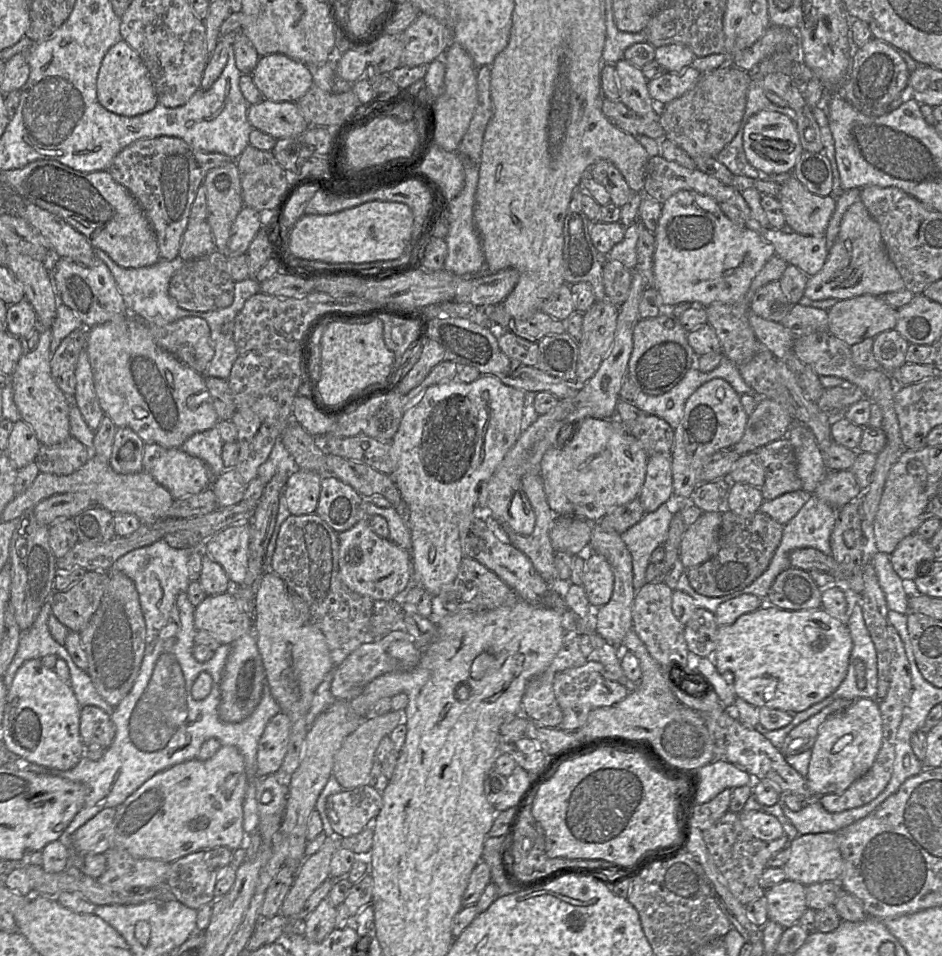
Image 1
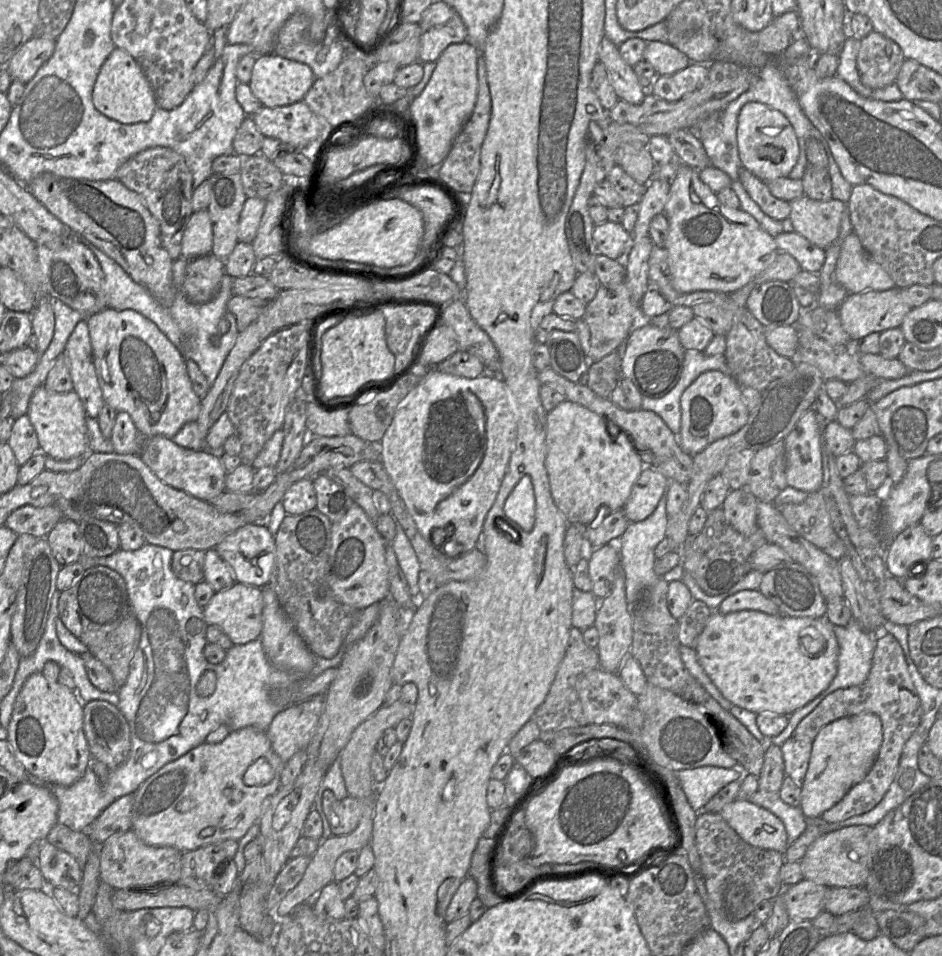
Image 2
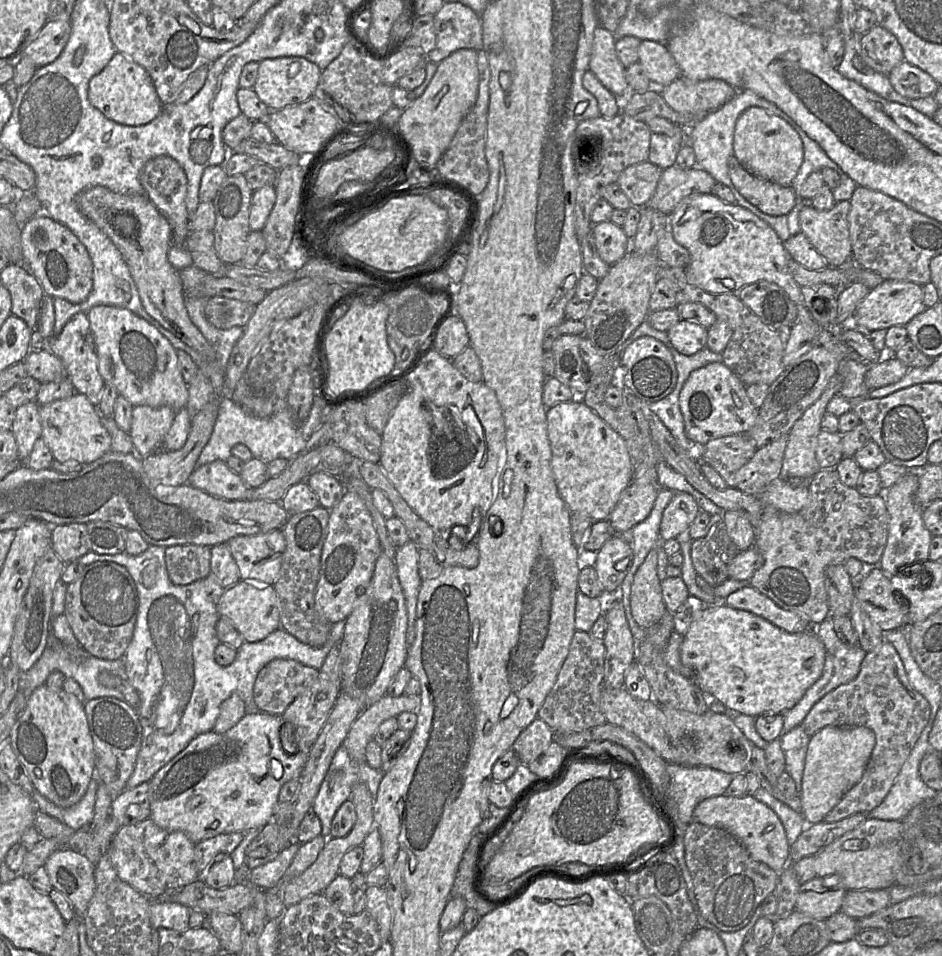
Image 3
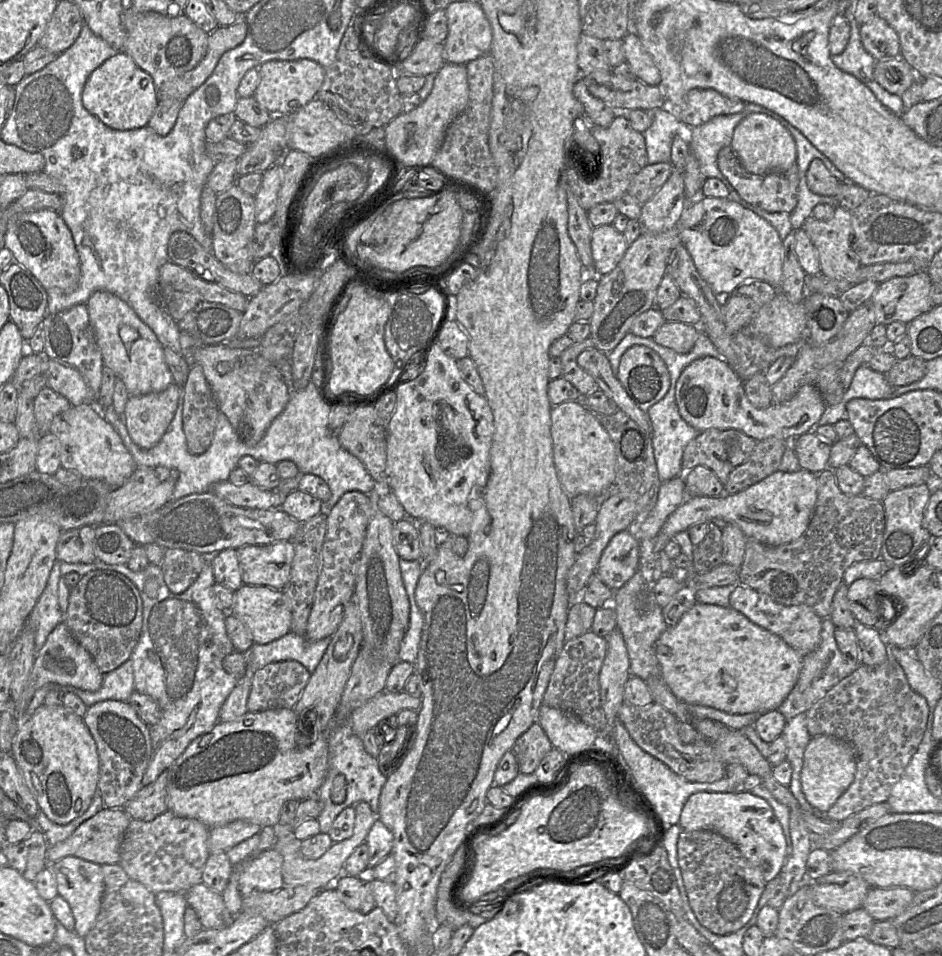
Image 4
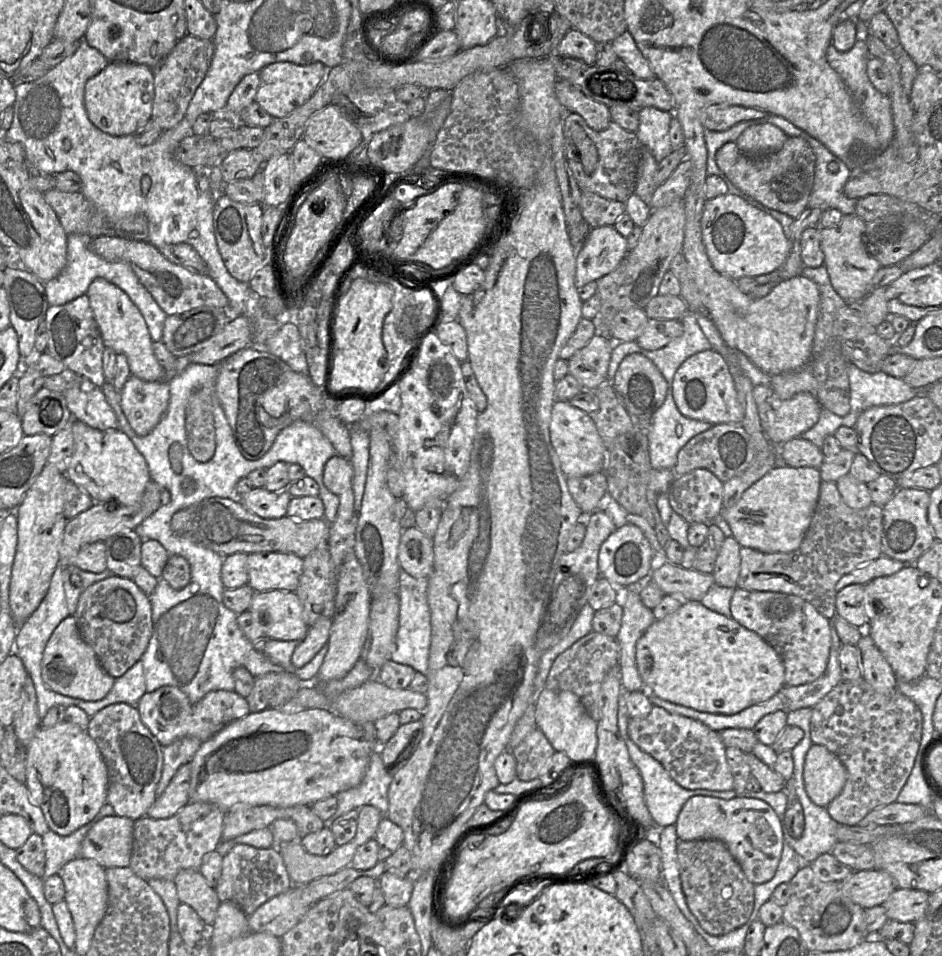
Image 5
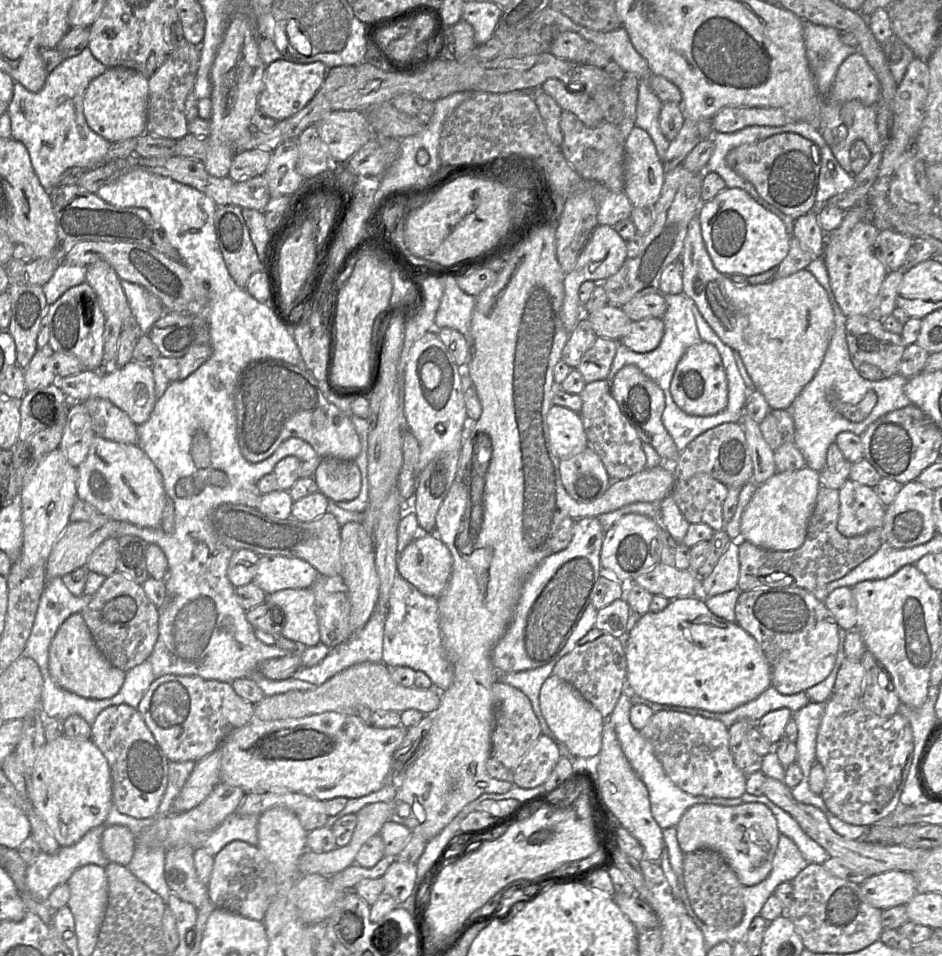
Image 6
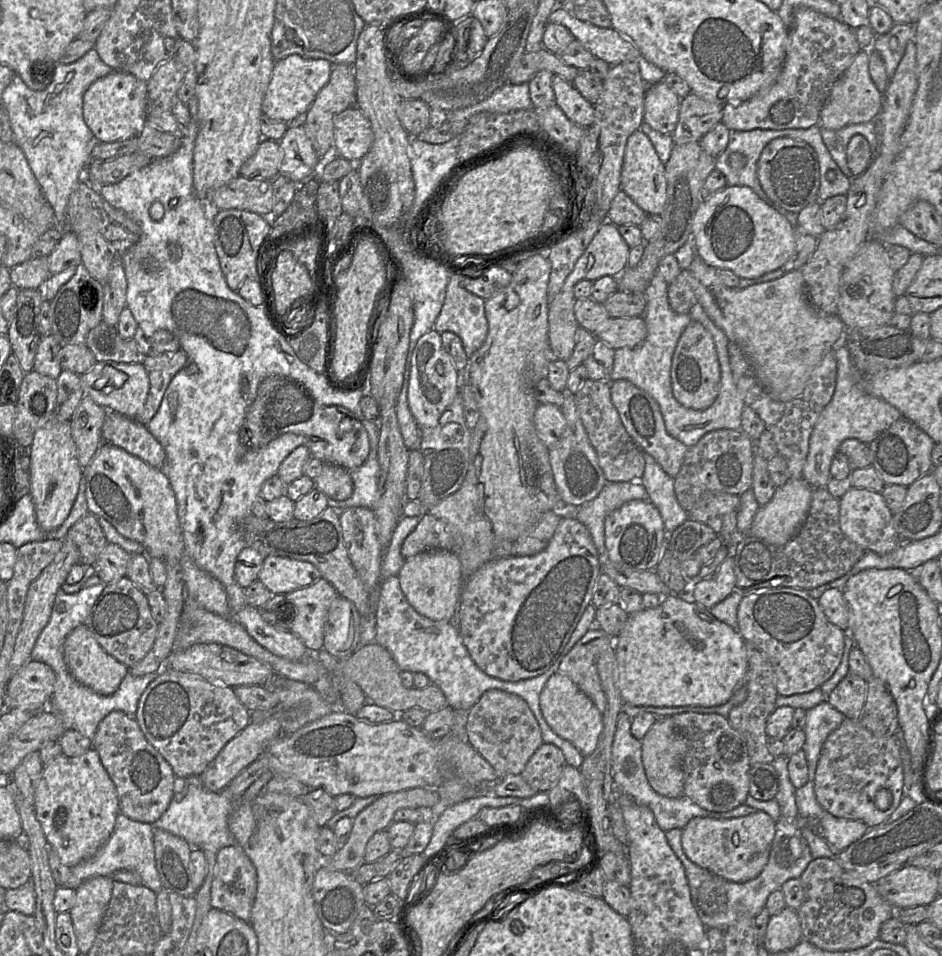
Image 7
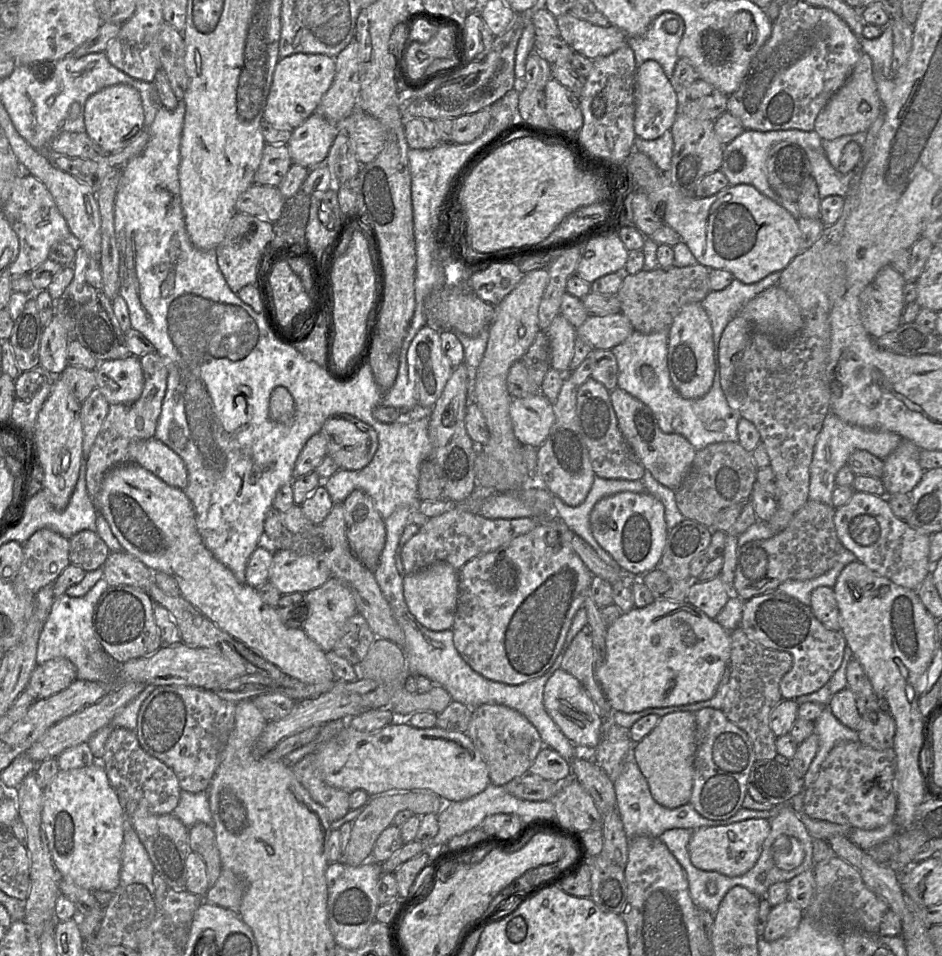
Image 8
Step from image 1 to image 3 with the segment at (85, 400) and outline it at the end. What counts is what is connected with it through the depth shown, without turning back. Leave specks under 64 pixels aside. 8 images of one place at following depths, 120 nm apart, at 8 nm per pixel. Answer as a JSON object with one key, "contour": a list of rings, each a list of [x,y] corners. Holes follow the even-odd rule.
{"contour":[[[87,313],[75,314],[65,324],[60,334],[46,339],[45,349],[49,349],[62,361],[66,376],[71,381],[75,392],[85,395],[93,405],[98,407],[104,379],[98,370],[98,355]]]}

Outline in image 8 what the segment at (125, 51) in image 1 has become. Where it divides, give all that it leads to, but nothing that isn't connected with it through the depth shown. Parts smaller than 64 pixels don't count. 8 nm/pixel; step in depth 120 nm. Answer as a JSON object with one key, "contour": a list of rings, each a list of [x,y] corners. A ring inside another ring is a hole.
{"contour":[[[127,84],[107,86],[85,102],[85,132],[106,153],[122,150],[144,129],[144,111],[138,91]]]}

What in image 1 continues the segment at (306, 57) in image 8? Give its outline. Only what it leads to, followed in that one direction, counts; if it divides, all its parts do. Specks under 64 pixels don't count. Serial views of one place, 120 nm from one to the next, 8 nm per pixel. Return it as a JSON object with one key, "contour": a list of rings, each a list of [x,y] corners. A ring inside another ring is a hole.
{"contour":[[[281,53],[261,56],[251,75],[264,98],[274,102],[296,102],[313,86],[308,67]]]}

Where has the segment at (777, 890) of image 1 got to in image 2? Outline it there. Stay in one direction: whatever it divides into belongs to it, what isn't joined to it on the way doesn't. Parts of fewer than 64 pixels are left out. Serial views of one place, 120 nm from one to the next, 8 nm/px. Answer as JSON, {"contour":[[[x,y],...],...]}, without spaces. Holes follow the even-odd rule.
{"contour":[[[804,879],[793,886],[785,887],[782,898],[790,921],[811,921],[825,911],[825,895],[828,888],[833,887],[825,887]]]}

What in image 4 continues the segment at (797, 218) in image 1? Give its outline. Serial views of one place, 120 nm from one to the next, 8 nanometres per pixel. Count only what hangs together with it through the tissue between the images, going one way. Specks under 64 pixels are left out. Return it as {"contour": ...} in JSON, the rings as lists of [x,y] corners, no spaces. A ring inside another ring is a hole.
{"contour":[[[838,206],[834,217],[828,221],[811,216],[806,219],[803,229],[817,250],[823,275],[843,279],[862,266],[852,248],[850,210]]]}

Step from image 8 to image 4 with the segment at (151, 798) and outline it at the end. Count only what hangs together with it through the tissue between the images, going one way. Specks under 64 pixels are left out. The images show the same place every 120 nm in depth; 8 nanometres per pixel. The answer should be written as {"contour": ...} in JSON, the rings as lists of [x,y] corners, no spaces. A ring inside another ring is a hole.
{"contour":[[[105,700],[87,708],[83,717],[97,746],[99,756],[98,790],[107,808],[123,808],[135,794],[143,787],[142,779],[151,761],[153,748],[149,726],[137,715],[127,701]]]}

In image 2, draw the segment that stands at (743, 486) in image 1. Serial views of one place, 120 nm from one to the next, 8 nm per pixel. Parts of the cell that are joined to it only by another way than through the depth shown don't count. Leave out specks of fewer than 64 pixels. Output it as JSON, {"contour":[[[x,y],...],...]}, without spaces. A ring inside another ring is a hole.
{"contour":[[[746,488],[730,490],[722,509],[730,525],[743,535],[751,535],[757,529],[758,499]]]}

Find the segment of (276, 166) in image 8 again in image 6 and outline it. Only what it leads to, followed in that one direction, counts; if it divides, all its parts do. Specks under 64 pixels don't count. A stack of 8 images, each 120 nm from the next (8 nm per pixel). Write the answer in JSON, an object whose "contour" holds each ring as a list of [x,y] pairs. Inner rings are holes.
{"contour":[[[251,149],[235,154],[228,176],[239,181],[263,175],[271,161],[272,152]]]}

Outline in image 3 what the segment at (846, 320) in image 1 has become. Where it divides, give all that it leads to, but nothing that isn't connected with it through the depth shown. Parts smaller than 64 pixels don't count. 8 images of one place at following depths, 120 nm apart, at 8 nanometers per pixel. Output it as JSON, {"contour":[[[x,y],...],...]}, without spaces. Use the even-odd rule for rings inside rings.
{"contour":[[[884,280],[869,290],[857,305],[850,324],[864,332],[888,329],[892,326],[906,326],[916,315],[926,310],[922,286],[913,282]]]}

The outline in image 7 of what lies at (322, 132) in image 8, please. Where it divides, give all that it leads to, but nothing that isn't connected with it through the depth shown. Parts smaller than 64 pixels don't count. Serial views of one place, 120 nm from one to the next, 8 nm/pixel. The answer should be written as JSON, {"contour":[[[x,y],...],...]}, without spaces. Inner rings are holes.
{"contour":[[[302,121],[289,124],[289,127],[278,141],[283,151],[280,174],[295,183],[301,183],[310,177],[321,181],[321,163],[313,145],[306,134]]]}

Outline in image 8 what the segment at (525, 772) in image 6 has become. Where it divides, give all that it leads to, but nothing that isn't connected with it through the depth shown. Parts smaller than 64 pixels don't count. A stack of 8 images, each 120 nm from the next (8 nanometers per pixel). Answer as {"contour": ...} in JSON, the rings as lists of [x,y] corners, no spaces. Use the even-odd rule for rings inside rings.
{"contour":[[[548,746],[541,749],[528,772],[553,782],[572,777],[570,762]]]}

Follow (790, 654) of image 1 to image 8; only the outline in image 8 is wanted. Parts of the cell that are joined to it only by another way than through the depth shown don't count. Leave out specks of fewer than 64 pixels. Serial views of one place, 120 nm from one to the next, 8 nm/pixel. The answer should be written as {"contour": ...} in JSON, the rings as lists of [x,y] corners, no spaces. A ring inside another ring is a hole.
{"contour":[[[654,600],[643,608],[622,613],[608,626],[606,658],[597,669],[596,679],[611,708],[624,713],[648,708],[693,704],[711,699],[731,657],[731,632],[687,601]]]}

